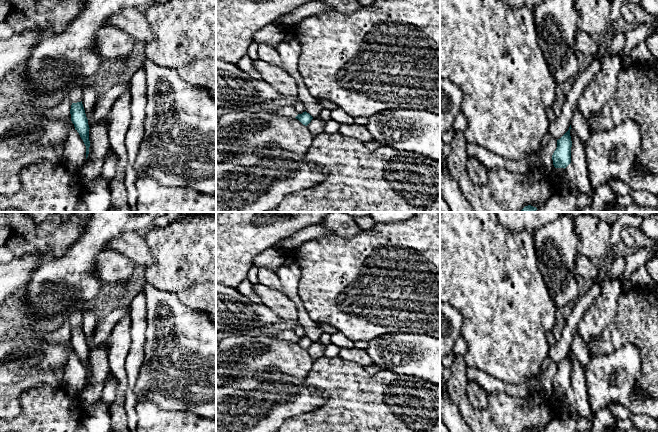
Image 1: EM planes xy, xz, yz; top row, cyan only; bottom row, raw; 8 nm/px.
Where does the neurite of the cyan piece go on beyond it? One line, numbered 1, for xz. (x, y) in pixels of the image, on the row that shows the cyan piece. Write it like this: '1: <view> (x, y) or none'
1: none

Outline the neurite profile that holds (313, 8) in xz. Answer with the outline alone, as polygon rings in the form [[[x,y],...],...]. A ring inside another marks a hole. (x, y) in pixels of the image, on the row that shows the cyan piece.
[[[321,1],[307,2],[297,7],[289,14],[281,16],[272,24],[276,26],[279,30],[287,32],[287,28],[290,25],[298,23],[306,17],[315,16],[322,12],[335,12],[335,11],[336,11],[335,9],[327,6]]]

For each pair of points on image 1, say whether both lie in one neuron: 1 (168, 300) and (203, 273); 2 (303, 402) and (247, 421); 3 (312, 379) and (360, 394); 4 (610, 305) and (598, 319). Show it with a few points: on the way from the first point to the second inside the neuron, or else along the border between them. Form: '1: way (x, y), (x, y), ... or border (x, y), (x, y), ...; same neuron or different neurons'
1: border (153, 285), (172, 292), (193, 309); different neurons
2: way (289, 402), (264, 404), (261, 407); same neuron
3: way (324, 379), (340, 379), (348, 386); same neuron
4: way (607, 308), (599, 316); same neuron

